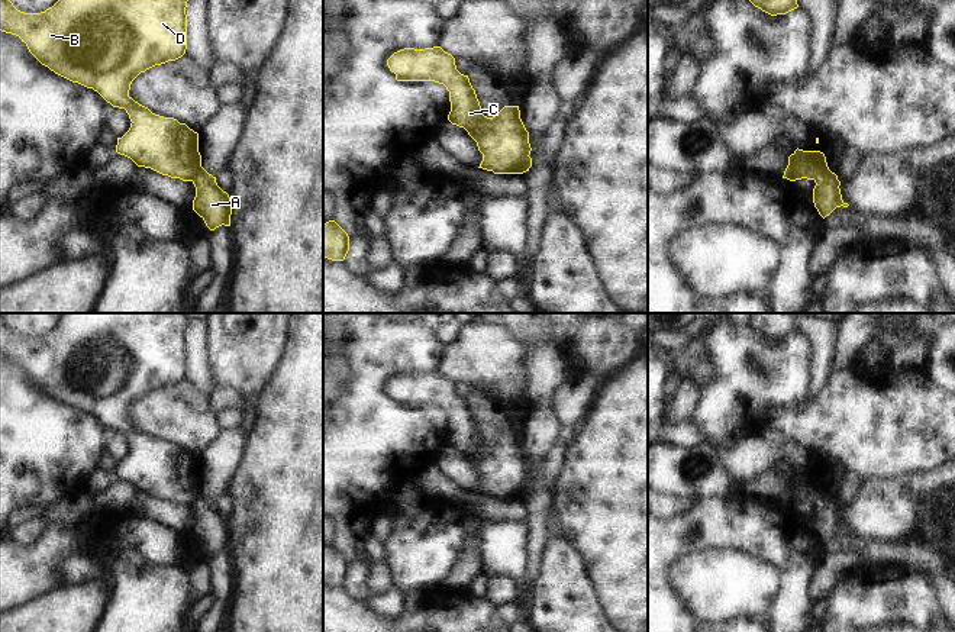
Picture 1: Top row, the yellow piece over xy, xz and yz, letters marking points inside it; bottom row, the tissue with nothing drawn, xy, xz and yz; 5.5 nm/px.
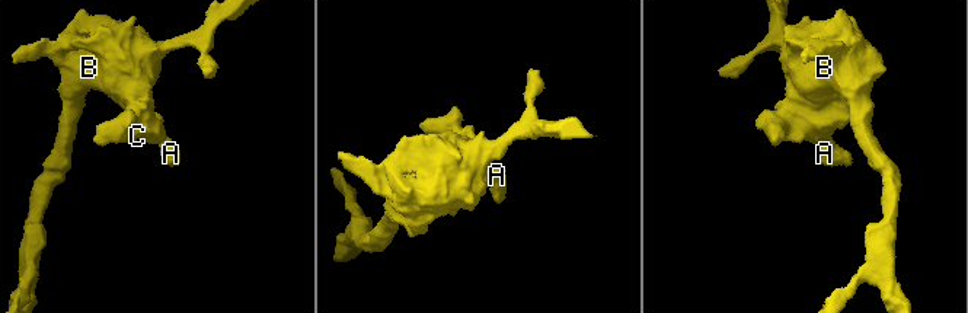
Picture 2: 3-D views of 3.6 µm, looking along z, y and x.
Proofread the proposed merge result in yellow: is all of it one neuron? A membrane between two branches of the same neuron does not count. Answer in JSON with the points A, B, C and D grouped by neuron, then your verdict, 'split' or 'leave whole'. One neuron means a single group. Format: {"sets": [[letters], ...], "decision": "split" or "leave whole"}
{"sets": [["A"], ["B", "C", "D"]], "decision": "split"}

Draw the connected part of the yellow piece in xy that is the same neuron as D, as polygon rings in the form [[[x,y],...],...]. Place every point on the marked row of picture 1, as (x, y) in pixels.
[[[0,0],[0,30],[16,35],[29,52],[55,74],[97,91],[113,107],[125,109],[130,119],[129,130],[117,138],[116,152],[130,158],[138,167],[151,168],[162,175],[194,181],[201,167],[199,133],[174,117],[152,113],[129,96],[132,81],[146,70],[175,61],[187,49],[188,0],[58,0],[41,13],[17,10],[10,0]]]

